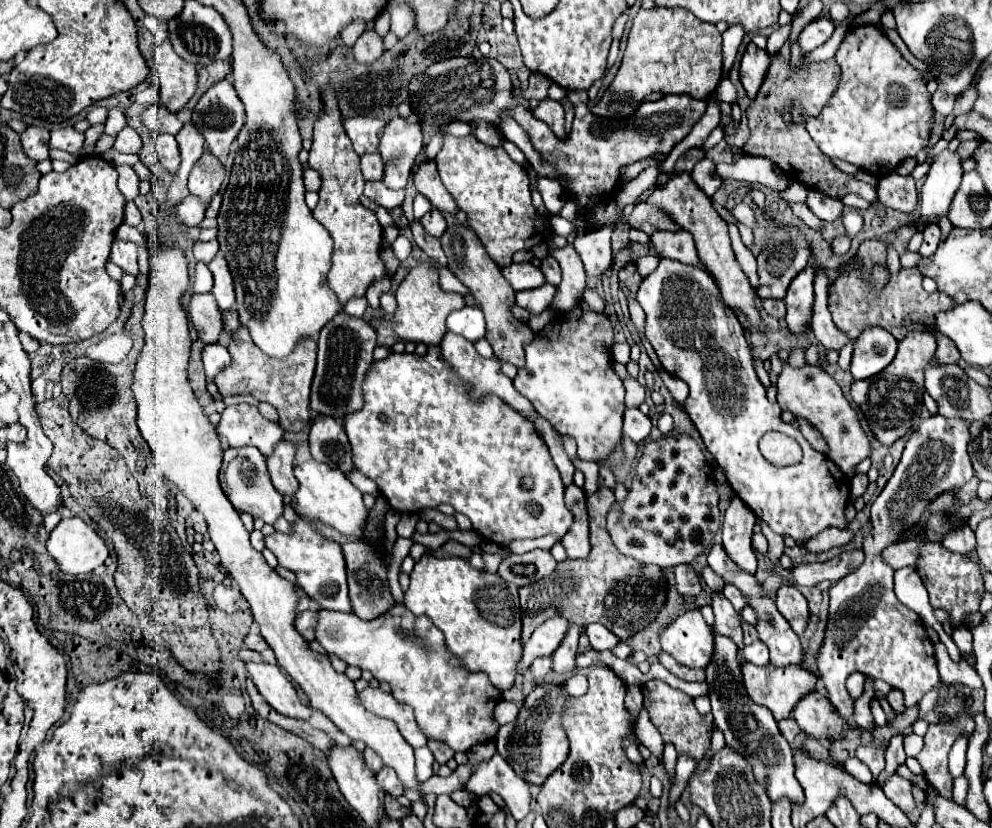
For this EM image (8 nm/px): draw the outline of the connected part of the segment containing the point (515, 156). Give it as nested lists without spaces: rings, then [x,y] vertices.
[[[504,141],[504,143],[502,143],[502,147],[504,147],[504,149],[506,149],[506,153],[512,157],[512,161],[516,161],[516,163],[518,163],[518,165],[522,165],[522,167],[528,167],[528,161],[526,161],[524,153],[522,153],[514,143]]]

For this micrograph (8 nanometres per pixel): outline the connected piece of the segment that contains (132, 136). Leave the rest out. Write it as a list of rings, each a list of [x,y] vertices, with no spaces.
[[[124,127],[118,135],[116,135],[116,143],[114,149],[118,149],[120,153],[138,153],[142,147],[142,139],[140,135],[132,129],[132,127]]]

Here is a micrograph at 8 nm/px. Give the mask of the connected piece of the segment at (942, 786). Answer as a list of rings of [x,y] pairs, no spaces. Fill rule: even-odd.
[[[966,711],[944,725],[930,725],[924,735],[924,749],[916,755],[918,763],[924,767],[924,777],[942,797],[952,797],[952,777],[948,771],[948,753],[960,733],[972,733],[974,721],[966,715]]]

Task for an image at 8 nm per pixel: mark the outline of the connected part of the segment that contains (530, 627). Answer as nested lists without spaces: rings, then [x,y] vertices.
[[[600,487],[596,493],[588,495],[588,515],[592,523],[590,555],[584,559],[566,559],[558,563],[554,575],[520,589],[522,643],[528,641],[528,637],[540,623],[554,615],[562,615],[570,623],[576,623],[580,627],[600,621],[620,639],[628,639],[636,631],[648,627],[648,623],[658,615],[666,599],[664,571],[656,565],[640,565],[632,557],[618,553],[606,529],[606,515],[612,505],[614,493],[606,487]]]

